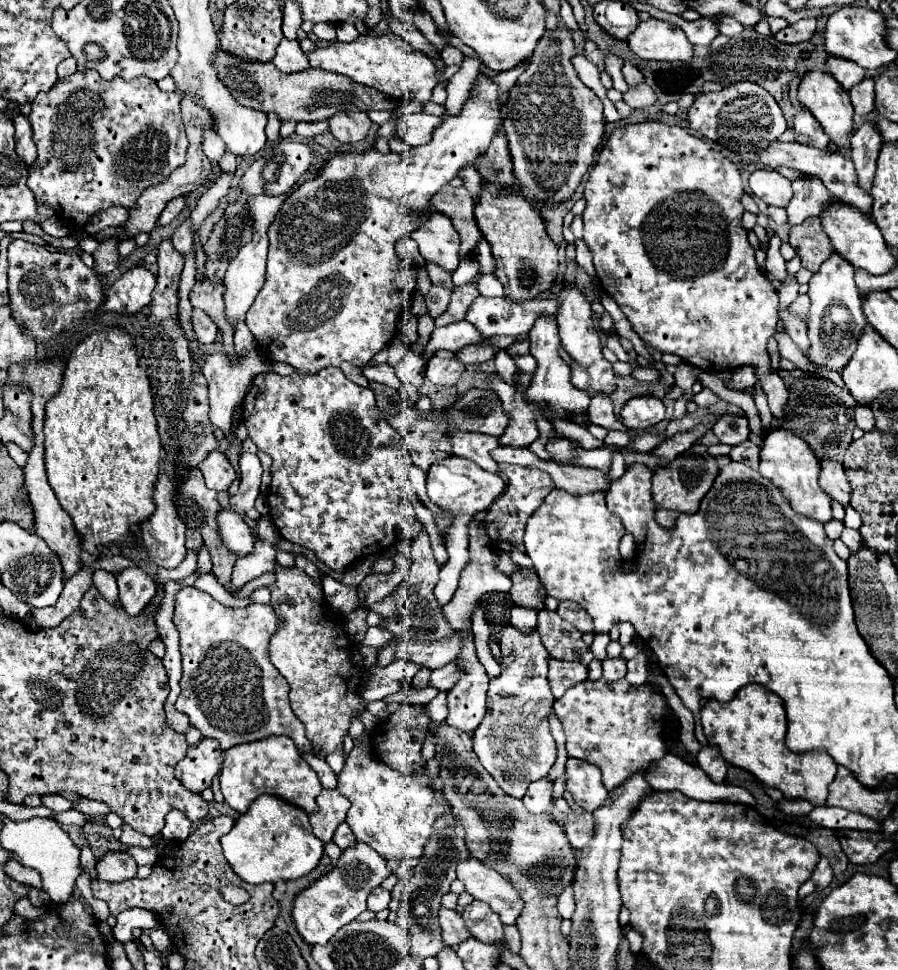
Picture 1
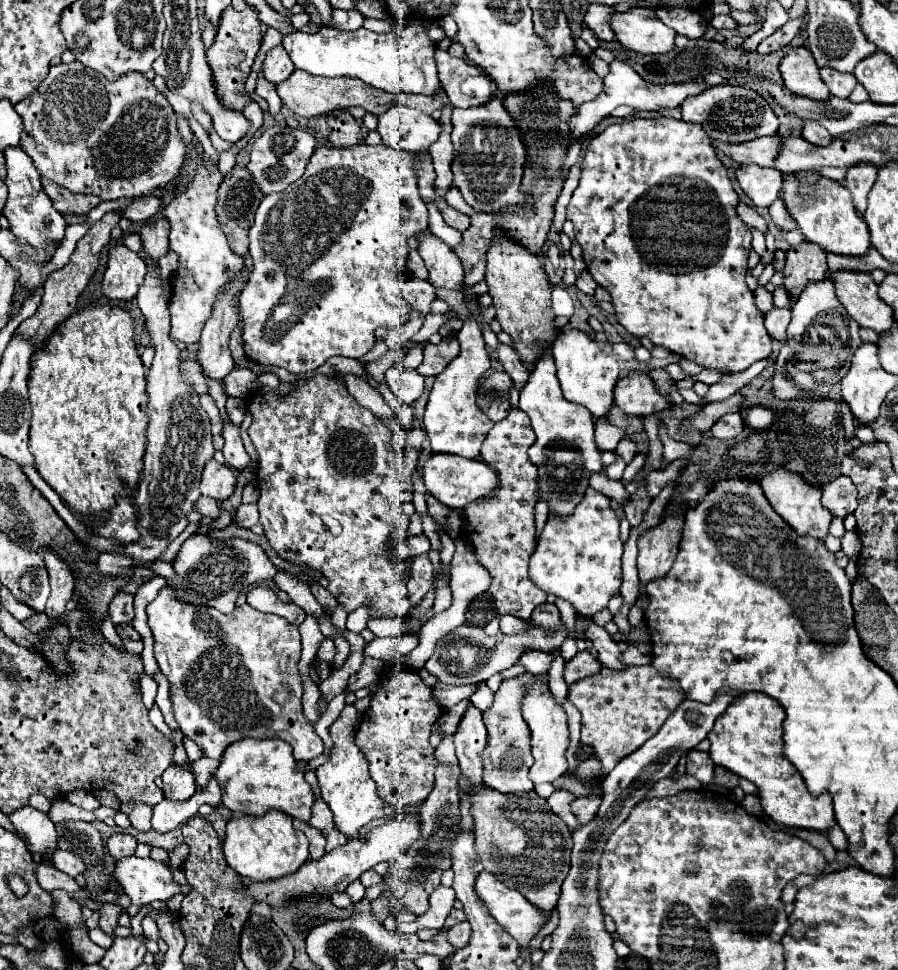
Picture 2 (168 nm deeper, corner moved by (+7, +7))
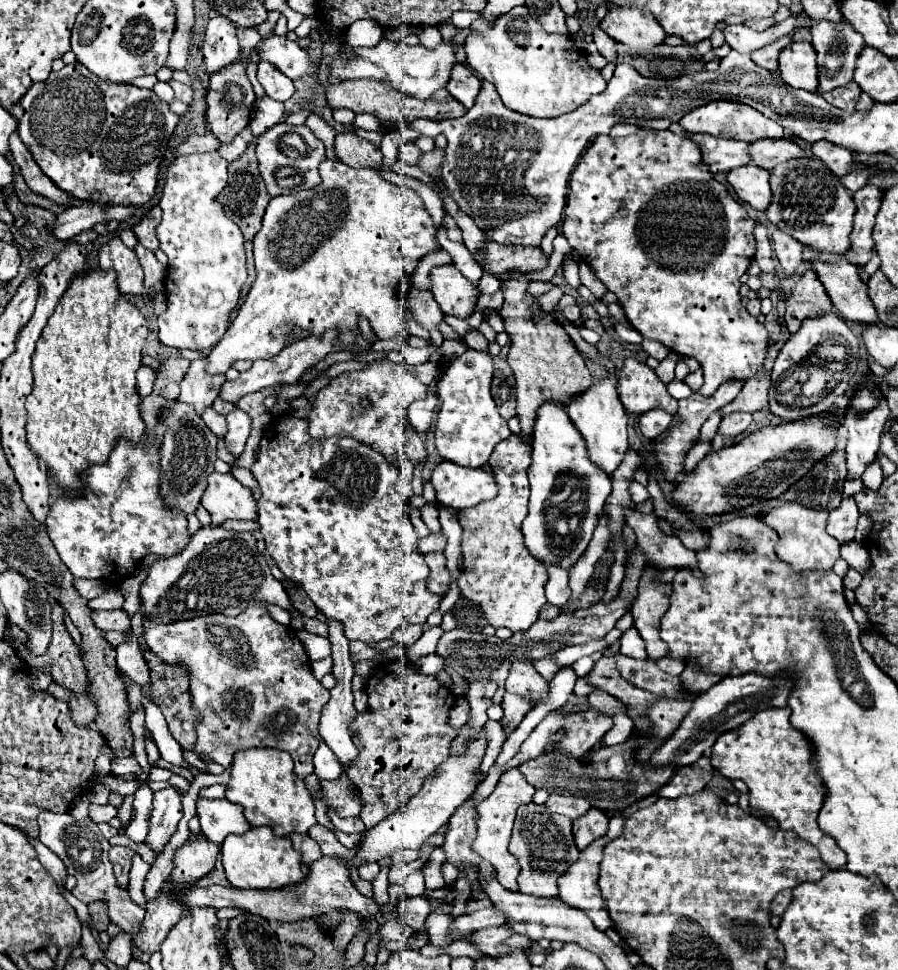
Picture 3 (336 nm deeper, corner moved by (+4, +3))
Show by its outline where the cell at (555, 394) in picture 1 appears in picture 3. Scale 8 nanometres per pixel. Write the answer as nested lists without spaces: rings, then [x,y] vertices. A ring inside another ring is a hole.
[[[545,401],[537,409],[533,427],[533,463],[529,465],[527,471],[529,471],[531,497],[529,497],[529,513],[521,527],[525,535],[525,545],[535,559],[543,563],[559,563],[569,569],[583,555],[593,537],[597,517],[603,511],[607,493],[611,493],[611,475],[605,475],[603,469],[599,469],[599,465],[595,465],[587,457],[587,445],[583,443],[583,435],[579,433],[579,429],[575,429],[573,421],[567,417],[565,405],[559,405],[559,401]]]

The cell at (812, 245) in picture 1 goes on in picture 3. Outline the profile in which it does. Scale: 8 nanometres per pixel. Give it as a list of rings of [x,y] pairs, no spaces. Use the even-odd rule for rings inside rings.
[[[807,269],[799,281],[795,283],[791,295],[785,299],[785,319],[789,333],[795,333],[801,327],[801,321],[805,317],[817,315],[819,311],[831,311],[831,299],[827,291],[823,289],[823,283],[819,281],[817,273],[813,269]]]

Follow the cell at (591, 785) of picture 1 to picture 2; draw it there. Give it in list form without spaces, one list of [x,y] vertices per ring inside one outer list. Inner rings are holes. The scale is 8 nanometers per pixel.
[[[580,797],[580,799],[576,799],[574,803],[572,803],[572,813],[576,815],[576,819],[578,819],[578,825],[576,825],[576,829],[580,829],[580,827],[584,827],[586,823],[590,823],[594,817],[596,817],[596,811],[598,811],[598,807],[600,807],[600,797]]]

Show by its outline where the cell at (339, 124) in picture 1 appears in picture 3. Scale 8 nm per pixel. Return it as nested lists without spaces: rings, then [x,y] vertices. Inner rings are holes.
[[[351,131],[335,135],[335,155],[351,167],[381,167],[383,161],[383,155],[375,145]]]

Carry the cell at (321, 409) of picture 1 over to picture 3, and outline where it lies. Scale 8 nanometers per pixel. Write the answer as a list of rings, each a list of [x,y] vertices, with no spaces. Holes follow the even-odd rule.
[[[293,415],[287,417],[285,421],[273,421],[273,423],[267,425],[265,435],[263,435],[263,439],[259,443],[259,449],[257,449],[257,459],[251,467],[251,473],[259,481],[259,489],[261,489],[261,499],[257,503],[259,505],[257,523],[259,523],[263,539],[265,539],[267,553],[273,557],[273,561],[283,571],[283,575],[287,579],[293,579],[295,583],[303,585],[303,589],[307,591],[307,595],[311,597],[315,607],[321,609],[329,619],[339,619],[345,625],[347,639],[361,639],[365,643],[373,643],[373,641],[387,639],[393,633],[393,629],[397,629],[399,625],[405,625],[405,623],[423,625],[427,621],[429,613],[439,607],[441,597],[429,593],[427,587],[425,587],[427,577],[429,577],[429,569],[423,561],[423,555],[417,549],[419,537],[413,531],[413,525],[411,525],[411,519],[409,519],[409,501],[403,499],[395,489],[399,469],[391,461],[387,461],[381,453],[371,449],[369,445],[339,443],[339,439],[341,437],[329,437],[327,441],[315,441],[313,437],[307,437],[307,419],[299,419],[299,417],[293,417]]]

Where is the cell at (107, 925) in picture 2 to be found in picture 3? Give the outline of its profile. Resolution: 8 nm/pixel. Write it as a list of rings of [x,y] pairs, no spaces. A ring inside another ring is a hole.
[[[111,847],[109,849],[109,859],[113,863],[113,869],[115,869],[115,879],[117,879],[117,885],[121,889],[127,889],[129,885],[129,869],[131,869],[131,857],[133,857],[133,849],[131,847]]]

